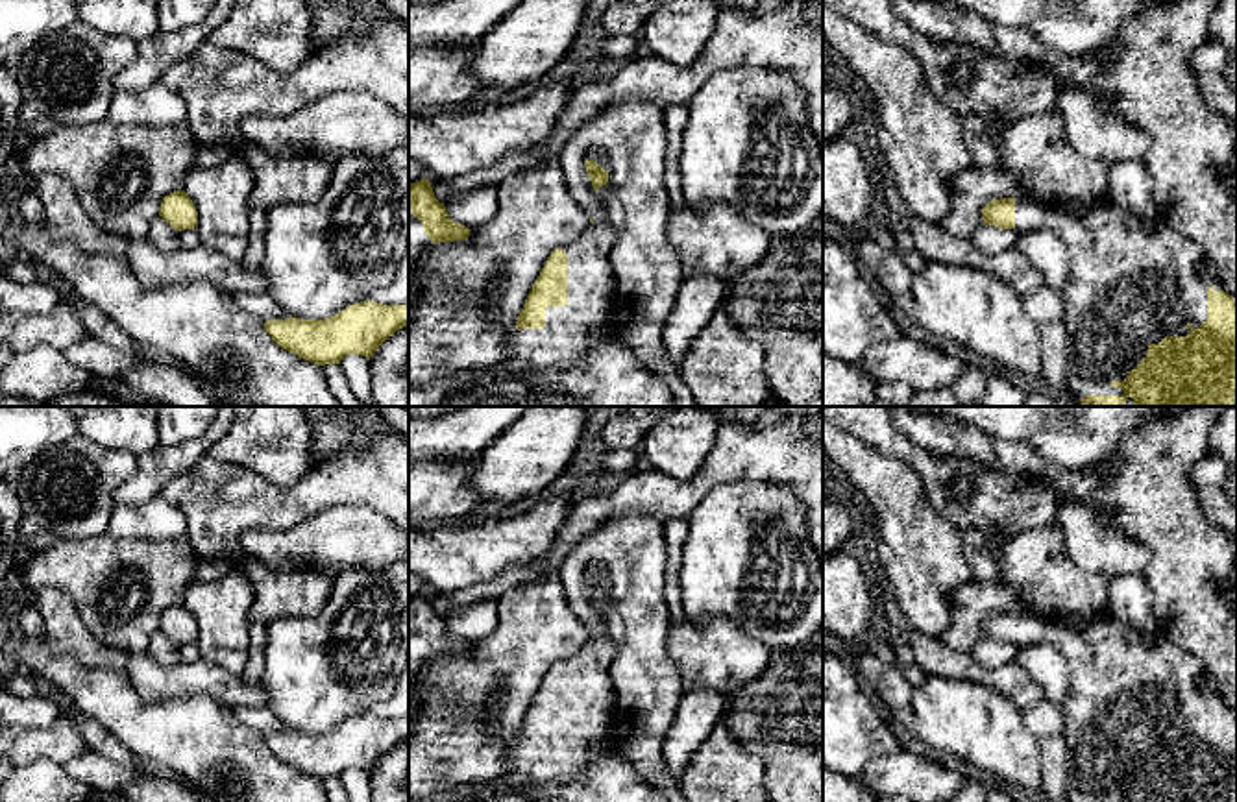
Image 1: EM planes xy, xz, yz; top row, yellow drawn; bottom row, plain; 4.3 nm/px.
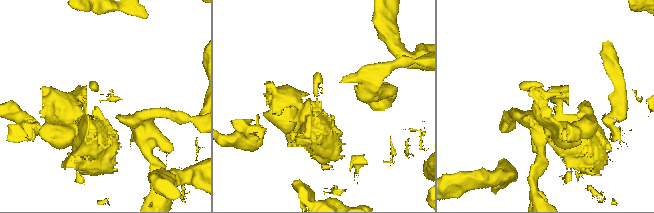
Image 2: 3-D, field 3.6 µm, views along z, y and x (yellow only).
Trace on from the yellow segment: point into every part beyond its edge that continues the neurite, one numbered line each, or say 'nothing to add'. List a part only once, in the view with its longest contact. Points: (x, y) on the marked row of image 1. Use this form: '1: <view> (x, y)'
1: yz (1130, 283)

